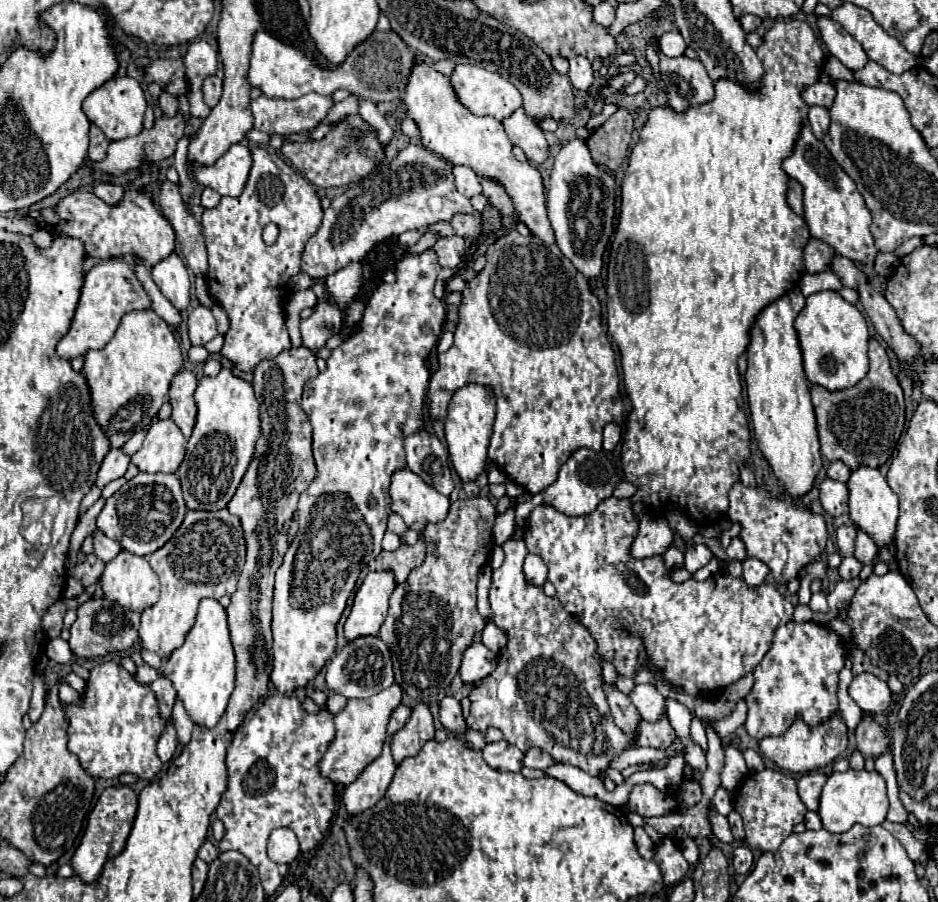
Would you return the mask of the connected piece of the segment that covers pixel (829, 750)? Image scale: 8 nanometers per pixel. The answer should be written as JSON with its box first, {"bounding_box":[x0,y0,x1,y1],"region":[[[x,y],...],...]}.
{"bounding_box":[759,716,848,774],"region":[[[833,716],[831,720],[819,724],[815,730],[809,728],[803,720],[795,720],[793,726],[783,734],[783,736],[769,736],[759,742],[761,754],[773,760],[781,770],[791,772],[791,774],[807,774],[807,772],[817,772],[823,770],[825,766],[833,764],[839,754],[847,748],[848,730],[841,716]]]}

